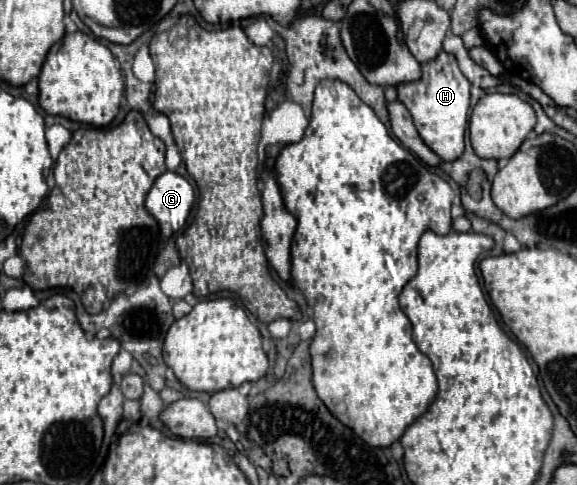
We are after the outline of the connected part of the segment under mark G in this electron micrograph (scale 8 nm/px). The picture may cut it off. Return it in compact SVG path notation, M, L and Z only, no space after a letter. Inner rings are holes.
M161 174L145 198L145 208L159 222L163 240L181 229L194 206L195 194L191 184L175 174Z

